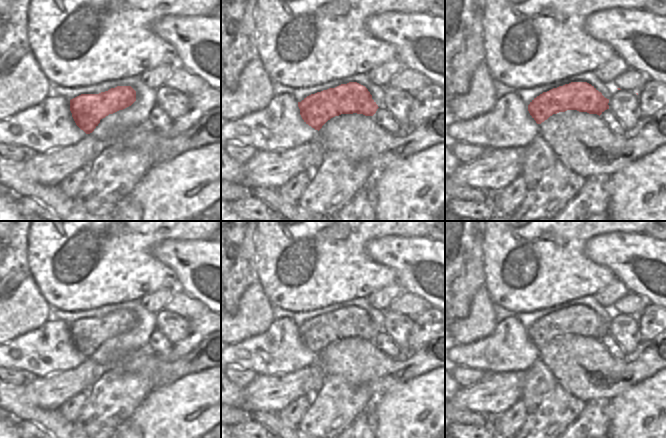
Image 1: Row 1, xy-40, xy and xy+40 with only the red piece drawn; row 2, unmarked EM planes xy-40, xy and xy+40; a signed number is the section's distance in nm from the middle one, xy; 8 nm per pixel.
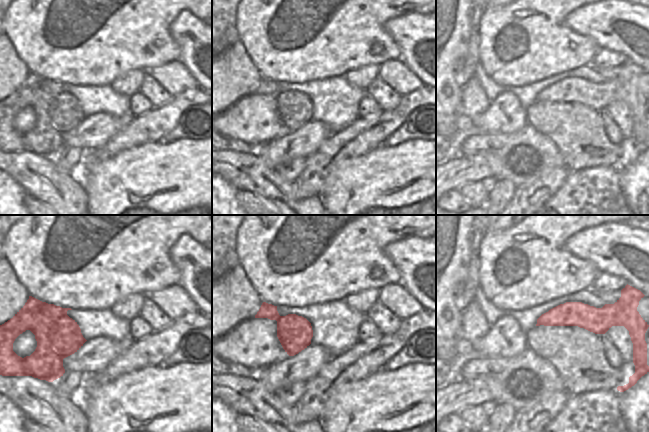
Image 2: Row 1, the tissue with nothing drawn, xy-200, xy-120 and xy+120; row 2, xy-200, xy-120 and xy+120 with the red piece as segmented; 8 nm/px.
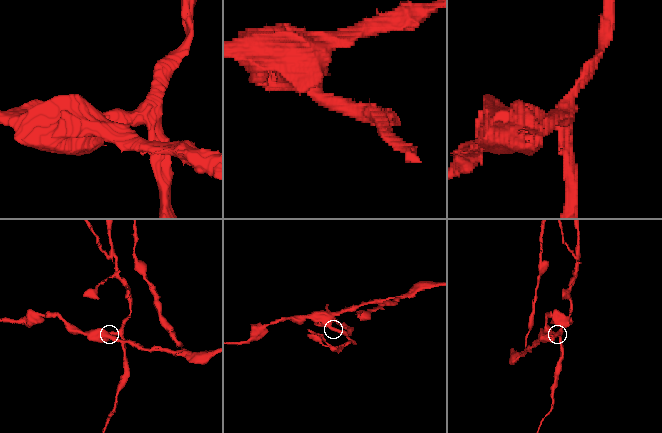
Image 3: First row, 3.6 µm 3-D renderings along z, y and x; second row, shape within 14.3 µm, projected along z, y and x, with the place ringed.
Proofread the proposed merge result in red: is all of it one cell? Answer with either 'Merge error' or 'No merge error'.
Merge error

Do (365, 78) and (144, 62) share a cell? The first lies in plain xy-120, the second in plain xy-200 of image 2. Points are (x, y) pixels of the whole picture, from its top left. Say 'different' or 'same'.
different

